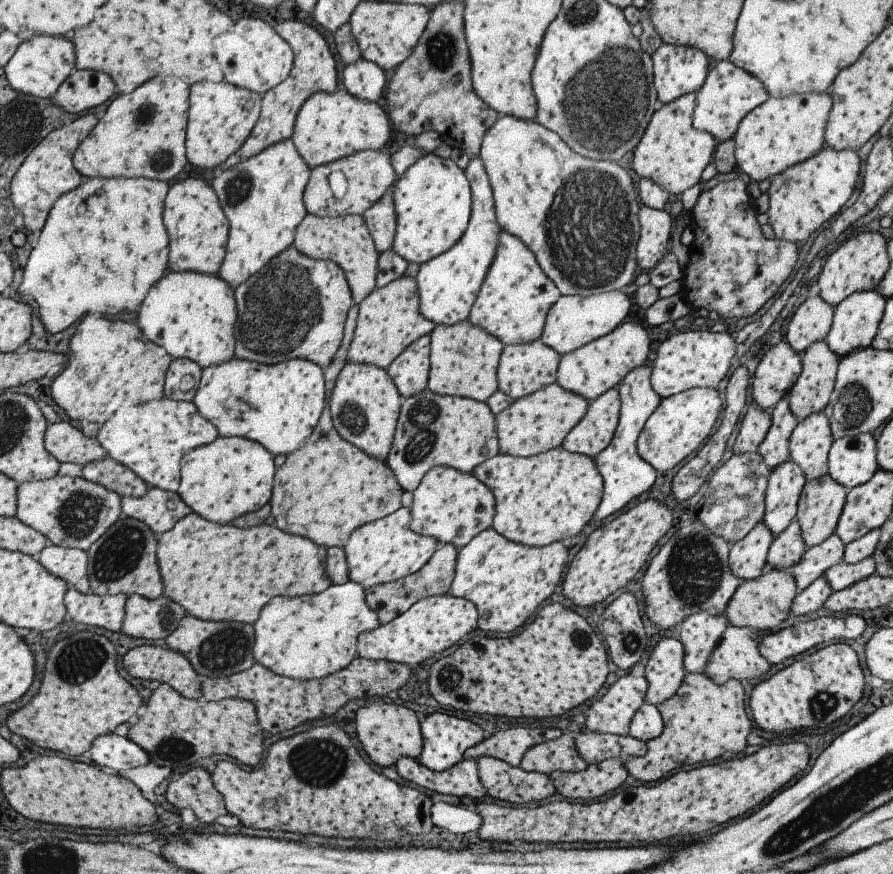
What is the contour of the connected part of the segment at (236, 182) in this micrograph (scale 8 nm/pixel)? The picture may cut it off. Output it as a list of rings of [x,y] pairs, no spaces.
[[[291,138],[214,174],[212,187],[229,220],[229,239],[218,276],[230,287],[235,289],[245,283],[269,260],[293,245],[296,227],[307,215],[303,192],[310,175],[311,168]]]

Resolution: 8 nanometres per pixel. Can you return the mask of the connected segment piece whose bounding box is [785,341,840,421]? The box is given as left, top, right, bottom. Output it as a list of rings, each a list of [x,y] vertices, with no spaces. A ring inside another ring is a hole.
[[[825,341],[811,344],[802,353],[801,363],[803,369],[801,375],[795,380],[794,386],[785,396],[792,414],[799,421],[808,418],[810,414],[823,411],[824,407],[828,404],[837,377],[837,364],[839,363],[839,359],[839,356],[828,348]]]

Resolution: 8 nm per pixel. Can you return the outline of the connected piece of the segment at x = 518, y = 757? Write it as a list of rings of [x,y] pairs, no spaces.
[[[516,726],[502,732],[495,732],[493,735],[487,735],[482,742],[467,750],[466,758],[494,757],[513,767],[518,767],[529,748],[550,739],[557,739],[564,733],[563,727],[555,729]]]

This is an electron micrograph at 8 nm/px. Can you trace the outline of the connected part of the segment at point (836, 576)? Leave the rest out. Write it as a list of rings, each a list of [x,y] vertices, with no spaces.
[[[868,557],[852,564],[842,561],[840,564],[828,568],[823,576],[833,591],[841,591],[874,573],[876,573],[874,559]]]

